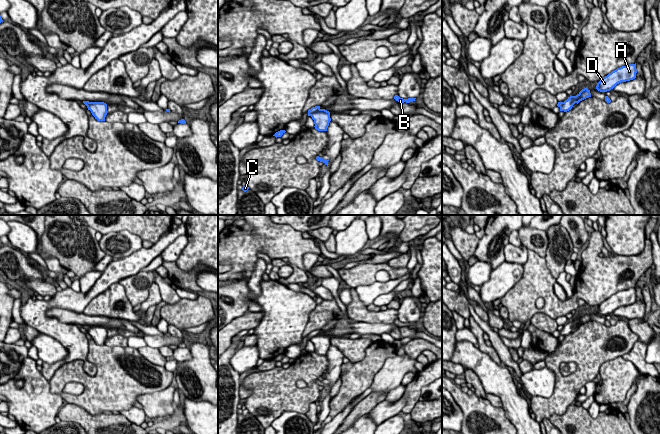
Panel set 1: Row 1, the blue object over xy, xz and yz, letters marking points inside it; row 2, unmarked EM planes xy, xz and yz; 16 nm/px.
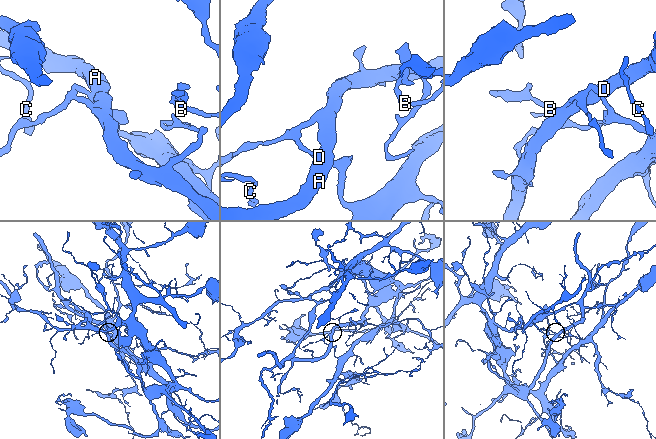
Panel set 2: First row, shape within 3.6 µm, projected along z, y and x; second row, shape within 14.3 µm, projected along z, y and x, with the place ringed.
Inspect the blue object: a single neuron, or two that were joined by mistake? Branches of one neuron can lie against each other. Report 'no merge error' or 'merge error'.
merge error

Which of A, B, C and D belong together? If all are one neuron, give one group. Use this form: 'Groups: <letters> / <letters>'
Groups: A C D / B

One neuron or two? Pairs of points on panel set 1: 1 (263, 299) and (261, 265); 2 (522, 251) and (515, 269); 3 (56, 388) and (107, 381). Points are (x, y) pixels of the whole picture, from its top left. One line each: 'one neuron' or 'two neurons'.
1: two neurons
2: two neurons
3: one neuron

